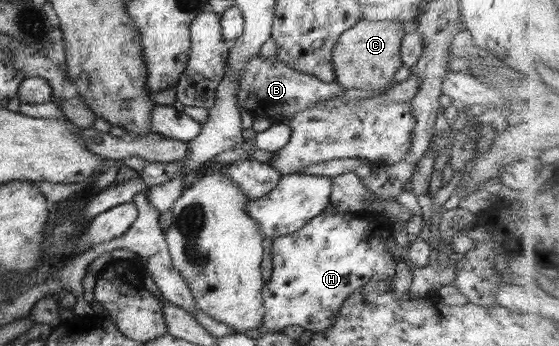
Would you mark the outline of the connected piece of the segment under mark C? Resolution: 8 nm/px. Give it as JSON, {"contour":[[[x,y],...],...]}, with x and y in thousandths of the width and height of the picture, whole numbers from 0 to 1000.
{"contour":[[[642,58],[614,92],[597,130],[594,185],[605,234],[615,257],[644,257],[657,275],[673,275],[705,234],[705,214],[721,188],[717,121],[725,101],[721,66],[708,61]]]}

